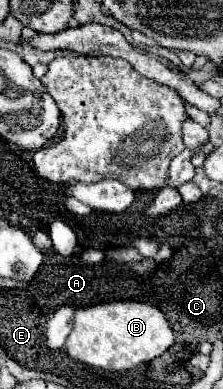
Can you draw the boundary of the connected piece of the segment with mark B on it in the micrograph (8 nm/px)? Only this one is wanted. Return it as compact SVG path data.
M128 299L76 309L74 327L66 339L66 351L72 359L90 367L104 371L130 371L140 363L148 363L160 357L172 343L174 333L164 313L154 305Z

